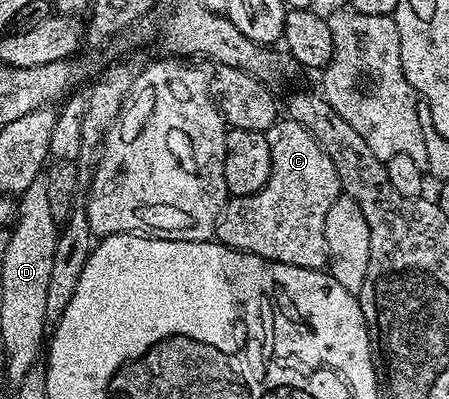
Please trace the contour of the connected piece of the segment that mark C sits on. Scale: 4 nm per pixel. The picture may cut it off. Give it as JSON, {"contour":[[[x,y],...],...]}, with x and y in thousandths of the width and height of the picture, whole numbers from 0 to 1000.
{"contour":[[[617,298],[588,336],[601,368],[606,426],[601,449],[566,489],[517,494],[481,551],[479,602],[490,612],[528,624],[541,634],[563,634],[619,659],[637,659],[655,669],[684,674],[722,674],[731,662],[731,622],[726,619],[726,529],[735,529],[735,509],[759,491],[753,429],[744,429],[744,409],[726,378],[664,308],[648,298]]]}

